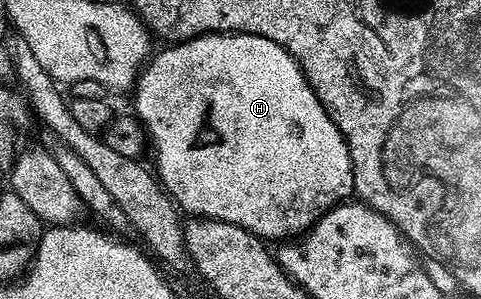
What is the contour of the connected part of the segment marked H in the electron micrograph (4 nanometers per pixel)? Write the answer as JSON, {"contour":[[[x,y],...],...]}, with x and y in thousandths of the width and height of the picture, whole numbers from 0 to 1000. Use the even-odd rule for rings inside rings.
{"contour":[[[482,107],[414,114],[389,140],[347,147],[337,161],[341,167],[333,181],[316,177],[297,231],[289,237],[289,261],[277,291],[277,318],[281,314],[277,381],[297,421],[312,498],[322,498],[320,579],[337,612],[339,632],[360,666],[364,689],[383,719],[397,716],[389,722],[399,732],[441,729],[453,742],[474,742],[509,763],[541,803],[557,803],[555,796],[605,803],[644,773],[647,753],[690,689],[732,659],[738,632],[738,565],[730,545],[730,502],[721,492],[713,445],[701,428],[701,415],[692,415],[692,401],[680,385],[678,361],[638,274],[622,204],[590,154],[551,120]]]}

